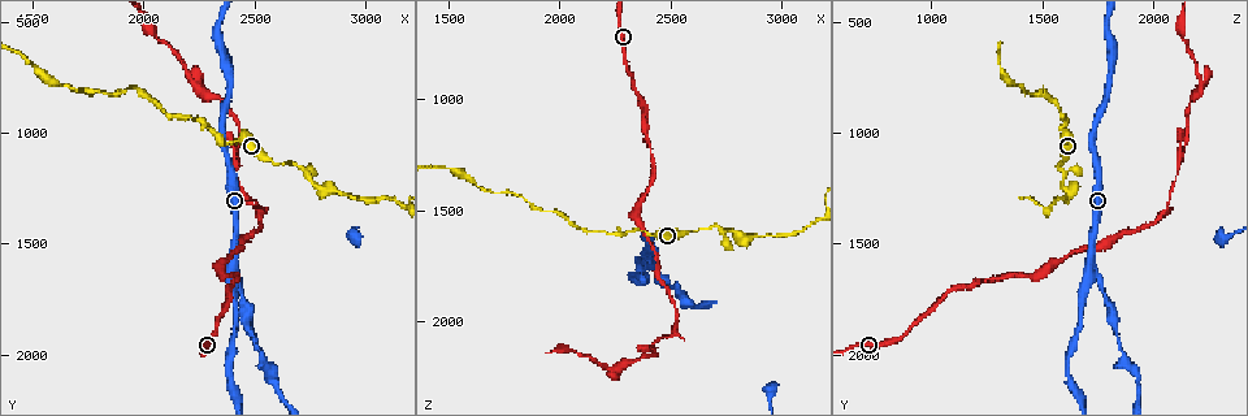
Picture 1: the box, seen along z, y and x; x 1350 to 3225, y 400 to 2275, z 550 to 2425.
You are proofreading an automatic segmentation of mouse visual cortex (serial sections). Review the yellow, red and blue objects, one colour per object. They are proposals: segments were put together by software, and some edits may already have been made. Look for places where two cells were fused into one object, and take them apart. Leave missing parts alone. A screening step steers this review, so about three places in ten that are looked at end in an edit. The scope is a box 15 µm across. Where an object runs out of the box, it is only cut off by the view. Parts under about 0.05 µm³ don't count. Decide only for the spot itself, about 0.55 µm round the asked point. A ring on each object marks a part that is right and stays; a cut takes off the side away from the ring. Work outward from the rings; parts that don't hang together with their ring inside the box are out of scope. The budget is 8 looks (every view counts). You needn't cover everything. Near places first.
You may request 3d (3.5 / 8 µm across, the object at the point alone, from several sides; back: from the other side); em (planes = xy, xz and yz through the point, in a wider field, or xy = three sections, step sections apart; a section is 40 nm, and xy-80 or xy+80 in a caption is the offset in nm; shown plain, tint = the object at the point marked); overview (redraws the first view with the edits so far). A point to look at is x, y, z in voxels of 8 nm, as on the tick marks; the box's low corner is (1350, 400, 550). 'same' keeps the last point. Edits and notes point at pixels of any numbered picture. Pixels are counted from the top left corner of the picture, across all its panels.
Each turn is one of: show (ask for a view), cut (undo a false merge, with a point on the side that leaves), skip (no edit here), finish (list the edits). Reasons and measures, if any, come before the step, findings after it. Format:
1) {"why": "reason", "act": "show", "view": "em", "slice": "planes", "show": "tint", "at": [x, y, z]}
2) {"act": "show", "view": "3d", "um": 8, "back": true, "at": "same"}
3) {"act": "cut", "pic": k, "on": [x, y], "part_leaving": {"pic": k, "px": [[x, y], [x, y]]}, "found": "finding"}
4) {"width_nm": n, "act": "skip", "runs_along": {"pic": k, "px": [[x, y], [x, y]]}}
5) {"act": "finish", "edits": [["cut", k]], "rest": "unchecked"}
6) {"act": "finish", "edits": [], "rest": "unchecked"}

{"why": "a narrow waist", "act": "show", "view": "3d", "um": 8, "at": [2410, 1180, 2100]}

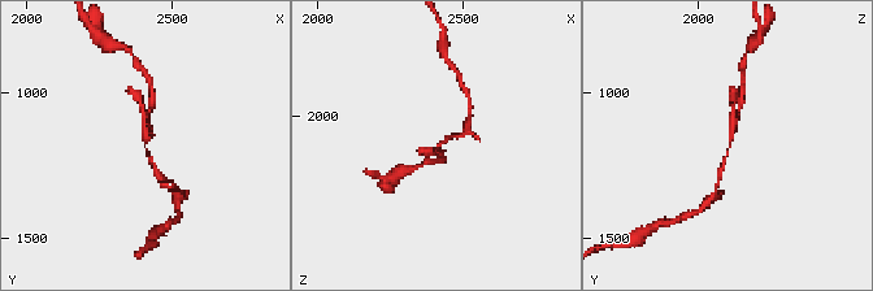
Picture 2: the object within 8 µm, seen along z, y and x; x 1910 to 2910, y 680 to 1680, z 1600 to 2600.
{"arm_widths_nm": [150, 150], "act": "show", "view": "em", "slice": "xy", "step": 3, "show": "tint", "at": [2410, 1180, 2100]}

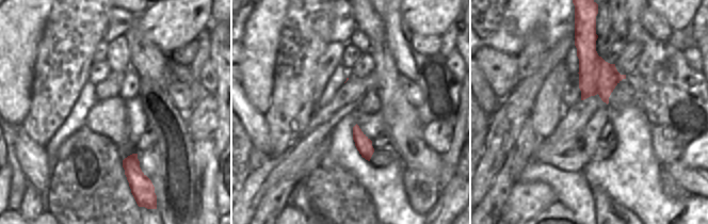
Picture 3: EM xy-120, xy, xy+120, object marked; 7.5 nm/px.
{"act": "cut", "pic": 2, "on": [742, 87], "part_leaving": {"pic": 2, "px": [[737, 113], [741, 103], [743, 63]]}, "found": "a second cell is stuck on"}

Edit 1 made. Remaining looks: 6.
{"act": "show", "view": "overview"}

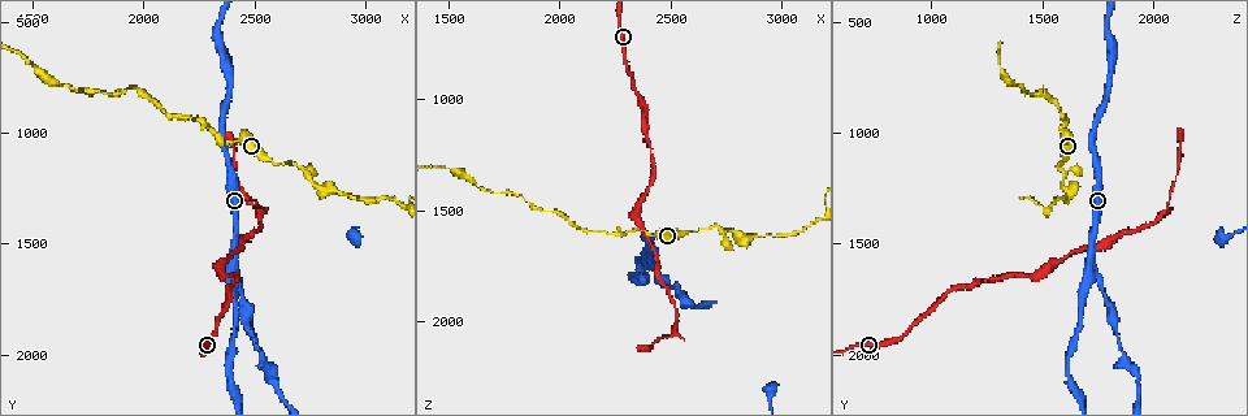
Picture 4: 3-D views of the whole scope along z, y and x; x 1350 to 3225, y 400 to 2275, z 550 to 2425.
{"why": "abrupt turn", "act": "show", "view": "3d", "um": 8, "at": [2690, 1160, 1570]}

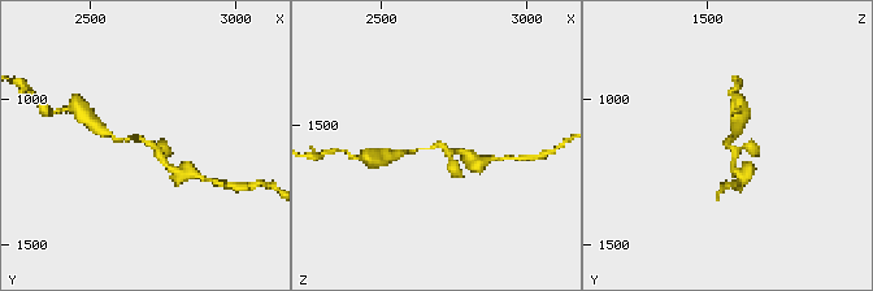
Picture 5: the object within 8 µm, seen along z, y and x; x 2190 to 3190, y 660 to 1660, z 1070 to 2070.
{"act": "show", "view": "3d", "um": 3.5, "at": [2710, 1150, 1560]}

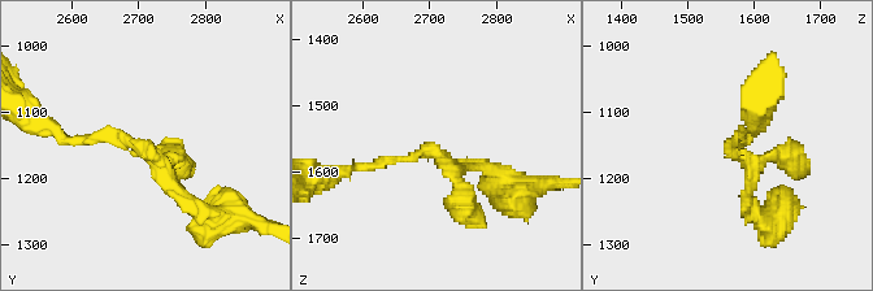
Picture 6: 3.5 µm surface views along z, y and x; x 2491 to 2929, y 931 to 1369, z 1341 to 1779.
{"why": "shape alone is not enough", "act": "show", "view": "em", "slice": "xy", "step": 5, "show": "tint", "at": [2700, 1150, 1570]}

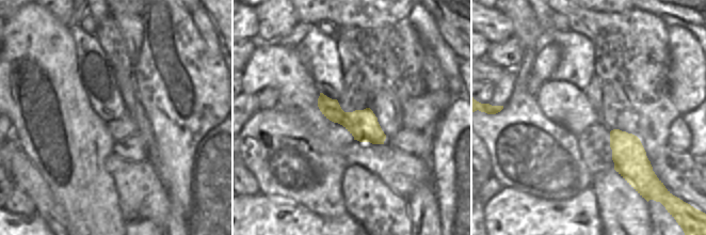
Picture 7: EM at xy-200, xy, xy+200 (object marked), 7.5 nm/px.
{"act": "skip", "runs_along": {"pic": 6, "px": [[60, 135], [140, 143], [196, 207]]}, "found": "all the same cell"}

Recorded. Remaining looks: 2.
{"why": "side arm on a straight run", "act": "show", "view": "3d", "um": 3.5, "at": [2390, 1630, 1710]}

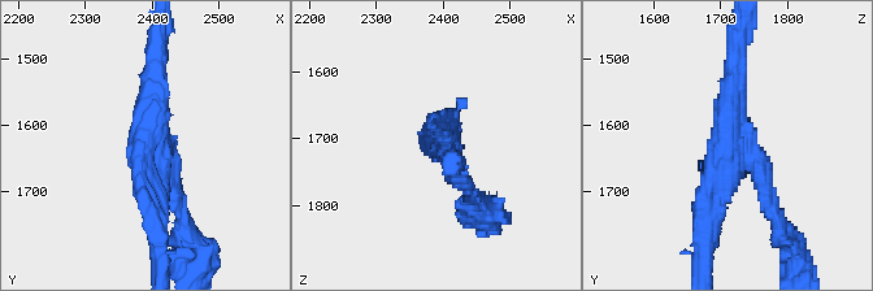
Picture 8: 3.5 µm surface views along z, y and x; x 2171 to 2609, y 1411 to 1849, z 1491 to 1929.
{"act": "show", "view": "em", "slice": "xy", "step": 3, "show": "tint", "at": [2400, 1635, 1710]}

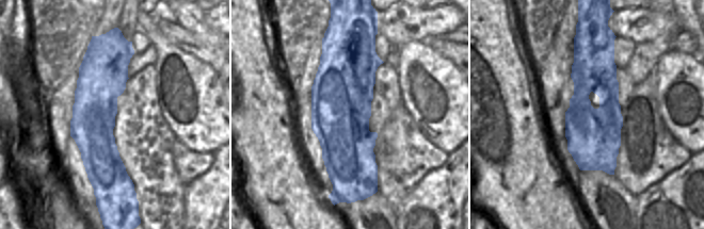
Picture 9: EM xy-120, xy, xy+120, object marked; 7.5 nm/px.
{"arm_widths_nm": [200, 250, 300], "act": "cut", "pic": 8, "on": [768, 207], "part_leaving": {"pic": 8, "px": [[748, 159], [799, 266]]}, "found": "a second cell is stuck on"}

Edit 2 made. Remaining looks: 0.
{"act": "finish", "edits": [["cut", 2], ["cut", 8]], "rest": "unchecked"}

